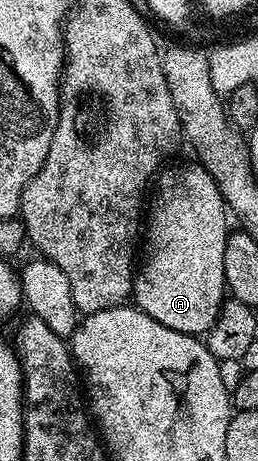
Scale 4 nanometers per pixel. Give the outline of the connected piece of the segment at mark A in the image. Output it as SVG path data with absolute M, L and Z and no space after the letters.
M192 162L166 170L157 177L150 214L146 216L144 258L133 277L132 298L137 309L160 324L183 334L200 336L212 329L226 300L225 244L230 233L228 209L213 176L200 163Z

